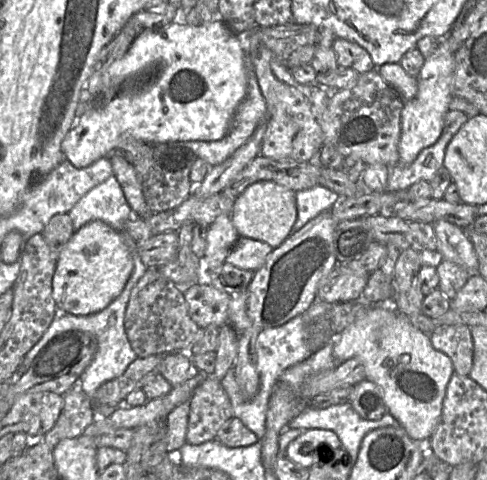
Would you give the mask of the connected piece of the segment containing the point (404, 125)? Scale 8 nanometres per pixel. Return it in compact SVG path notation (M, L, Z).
M447 37L441 39L435 51L425 59L425 63L417 76L417 95L404 102L401 112L401 134L399 141L399 163L409 165L418 154L433 145L444 131L444 121L449 104L453 98L452 80L455 69L455 52L450 50Z

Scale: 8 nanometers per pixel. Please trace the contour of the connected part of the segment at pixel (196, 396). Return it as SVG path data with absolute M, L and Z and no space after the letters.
M212 376L202 377L189 403L186 442L190 444L216 439L219 430L233 416L230 399L222 383Z

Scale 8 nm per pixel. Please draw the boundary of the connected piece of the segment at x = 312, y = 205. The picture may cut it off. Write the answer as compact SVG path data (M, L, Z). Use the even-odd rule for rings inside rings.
M321 185L296 191L297 217L291 234L300 230L320 213L330 210L340 199L339 194Z

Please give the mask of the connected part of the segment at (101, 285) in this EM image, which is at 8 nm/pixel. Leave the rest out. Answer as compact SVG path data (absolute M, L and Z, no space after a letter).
M94 220L75 231L56 260L52 281L52 295L60 312L73 315L89 315L106 308L120 295L133 271L131 253L122 239L124 231L118 231L101 220Z

